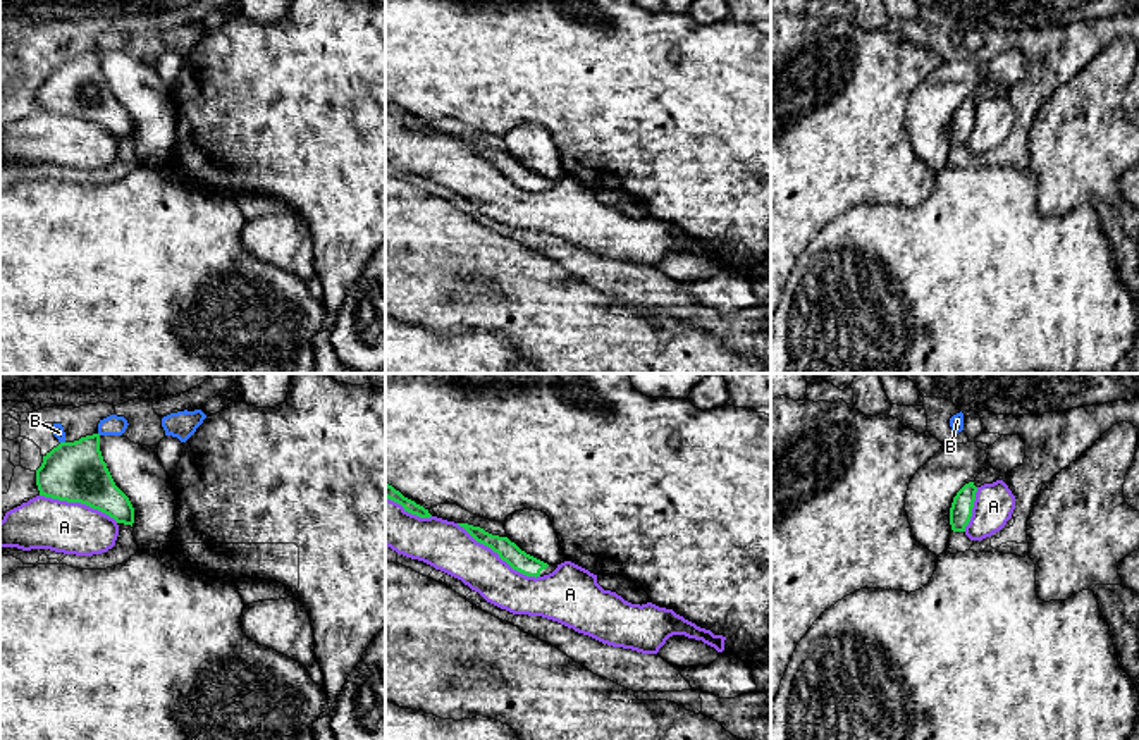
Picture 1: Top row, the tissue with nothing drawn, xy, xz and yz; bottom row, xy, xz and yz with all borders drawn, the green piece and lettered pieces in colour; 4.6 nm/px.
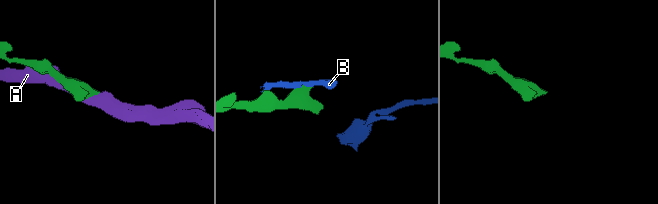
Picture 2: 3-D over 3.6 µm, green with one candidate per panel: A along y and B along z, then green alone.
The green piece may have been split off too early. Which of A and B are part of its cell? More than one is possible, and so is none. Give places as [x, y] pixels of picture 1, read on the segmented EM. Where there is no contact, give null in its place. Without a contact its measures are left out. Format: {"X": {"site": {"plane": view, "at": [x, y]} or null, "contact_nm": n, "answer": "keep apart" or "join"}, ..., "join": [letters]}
{"A": {"site": {"plane": "xz", "at": [498, 553]}, "contact_nm": 460, "answer": "keep apart"}, "B": {"site": {"plane": "xy", "at": [62, 443]}, "contact_nm": 30, "answer": "keep apart"}, "join": []}

